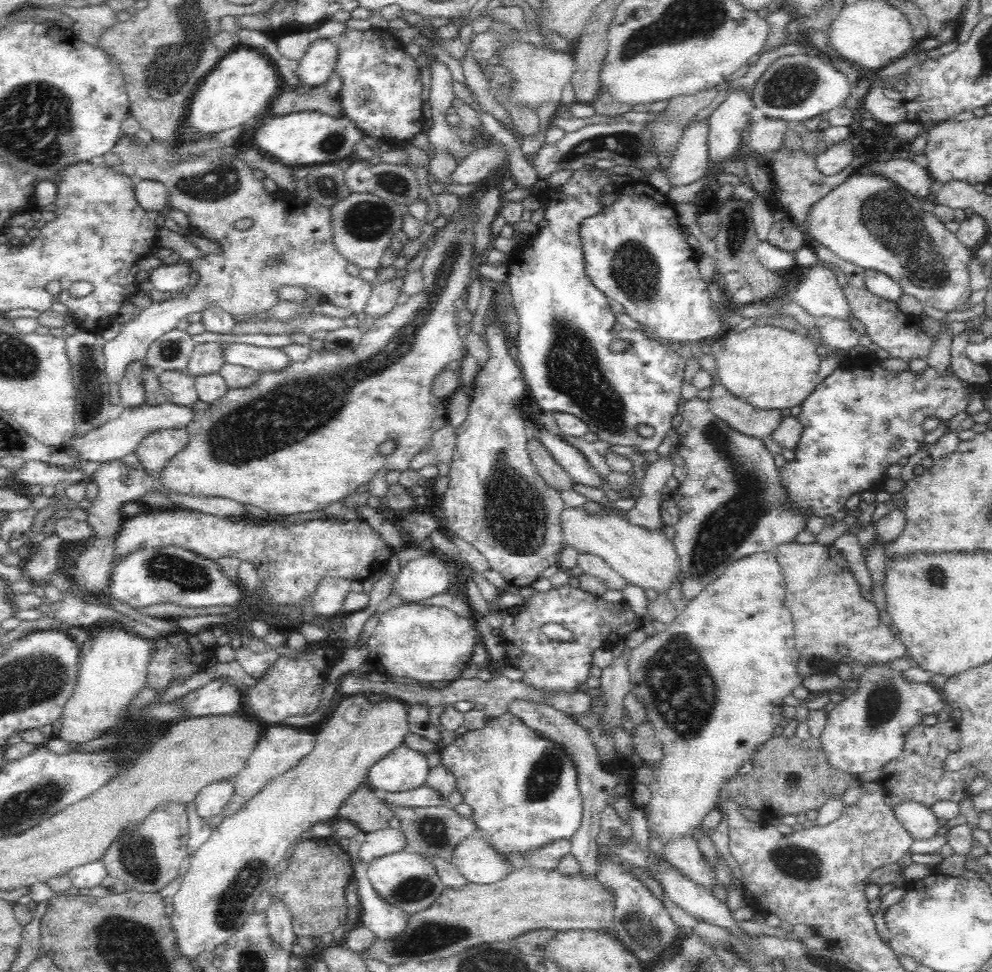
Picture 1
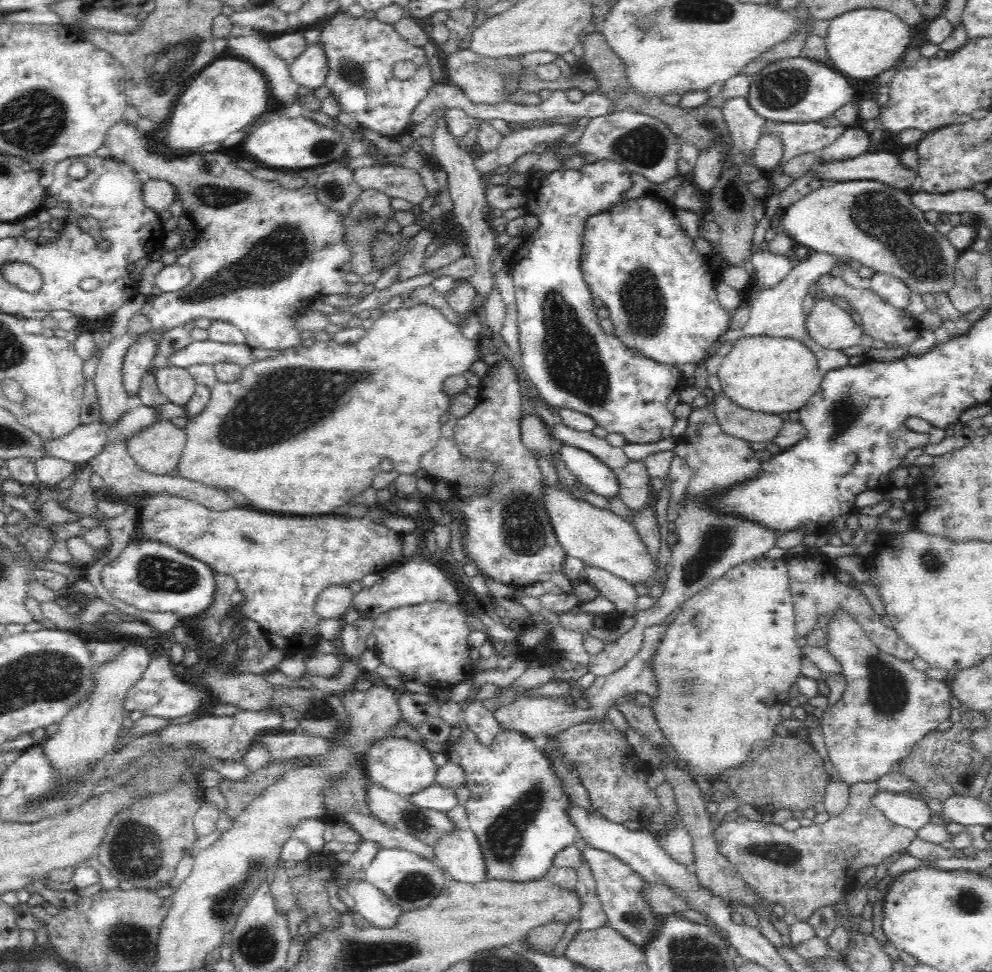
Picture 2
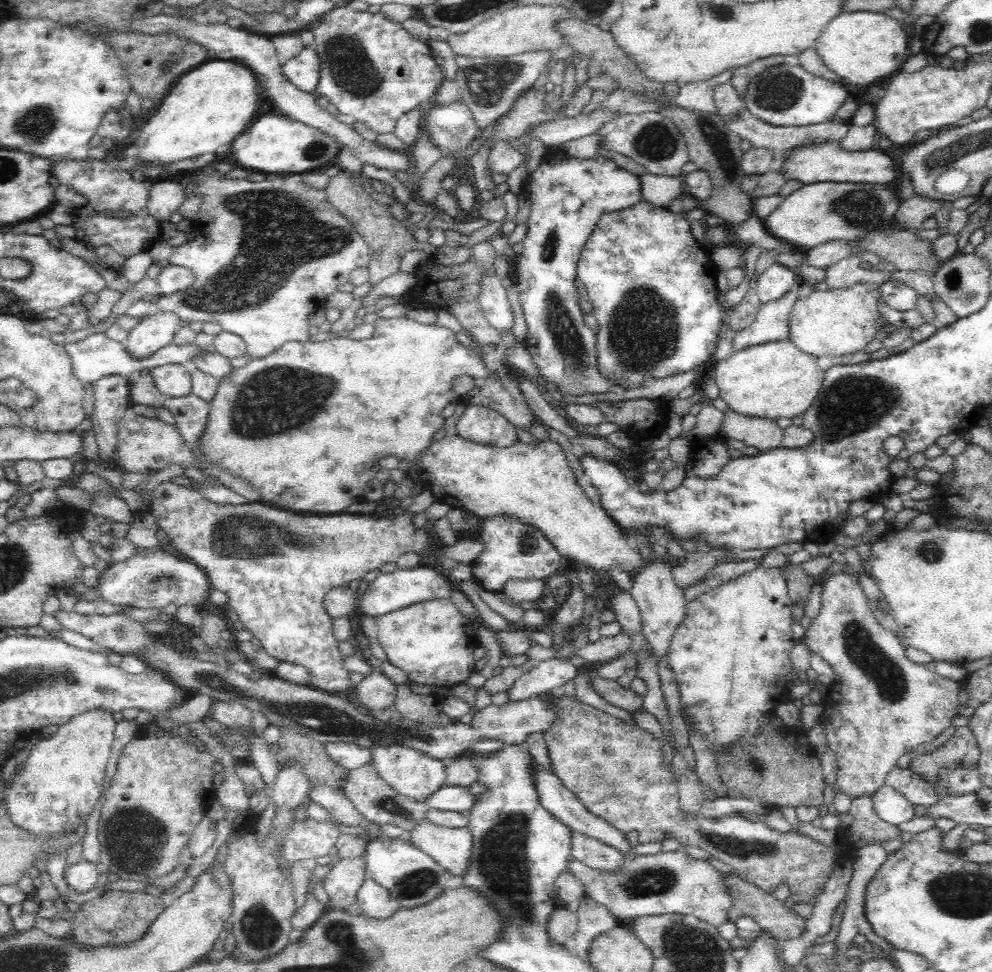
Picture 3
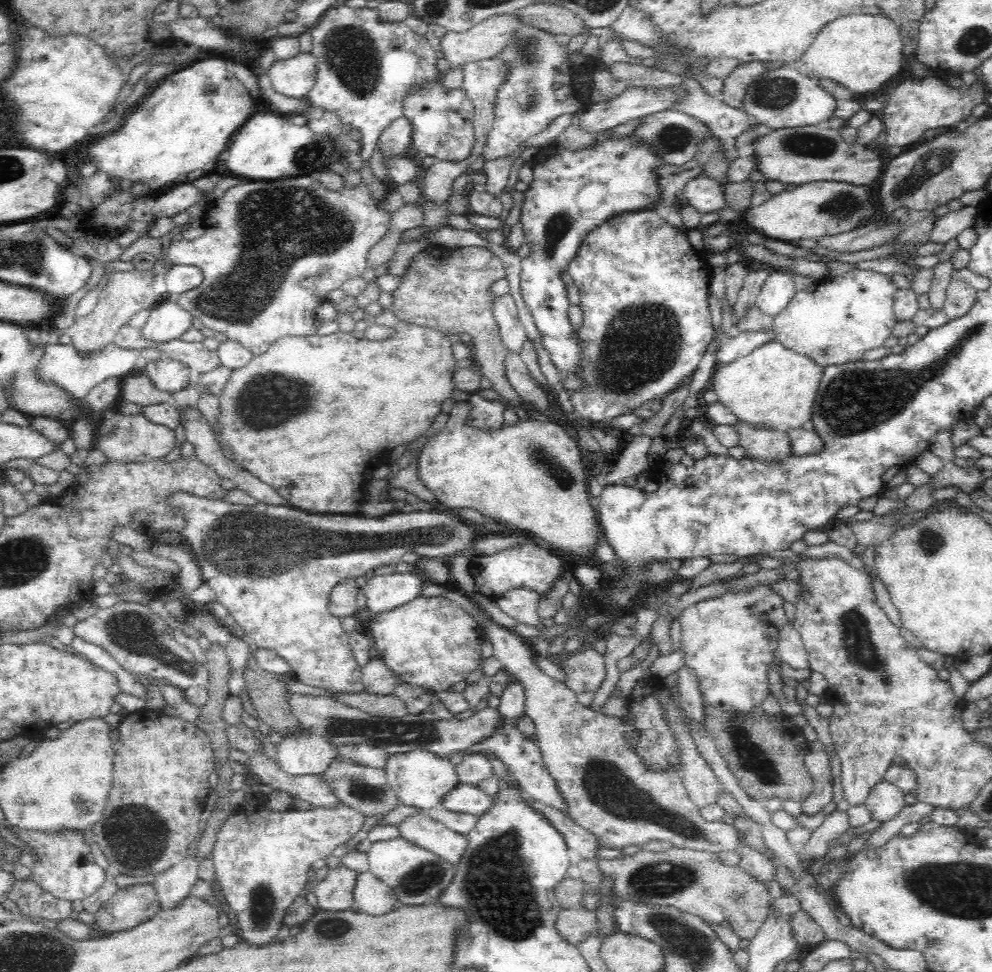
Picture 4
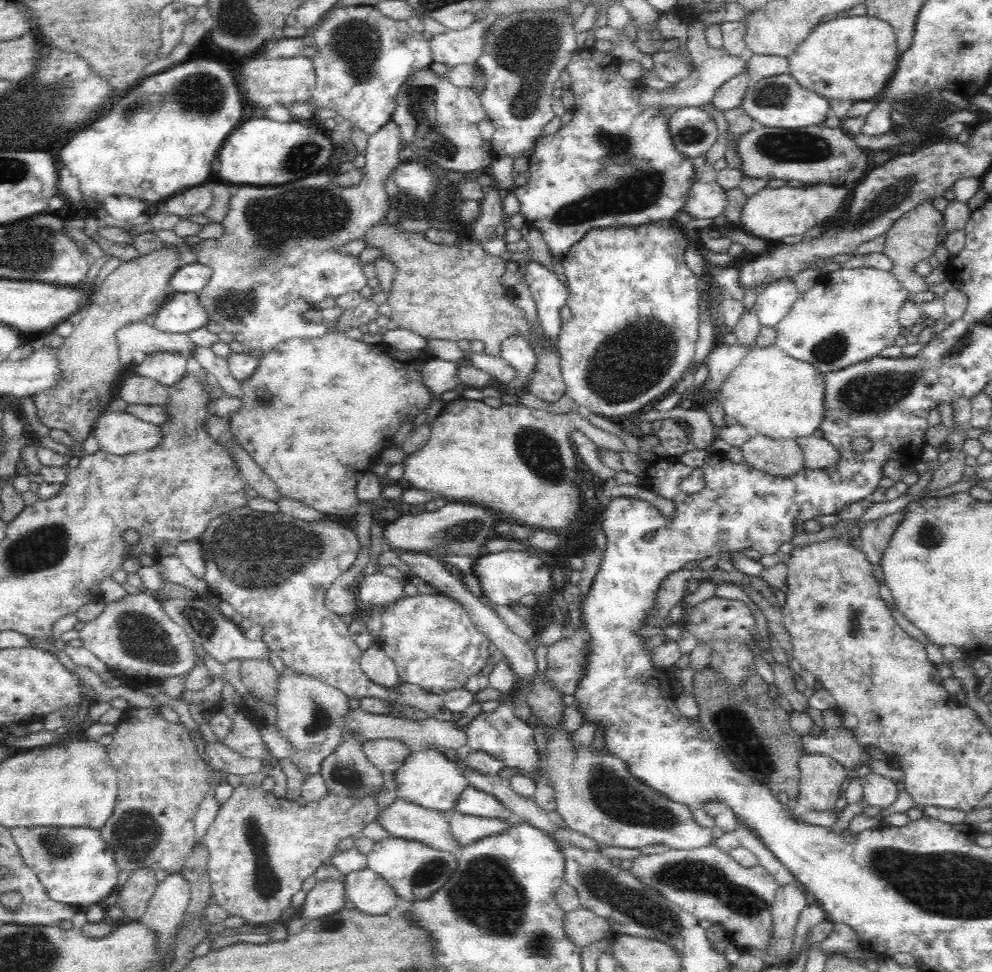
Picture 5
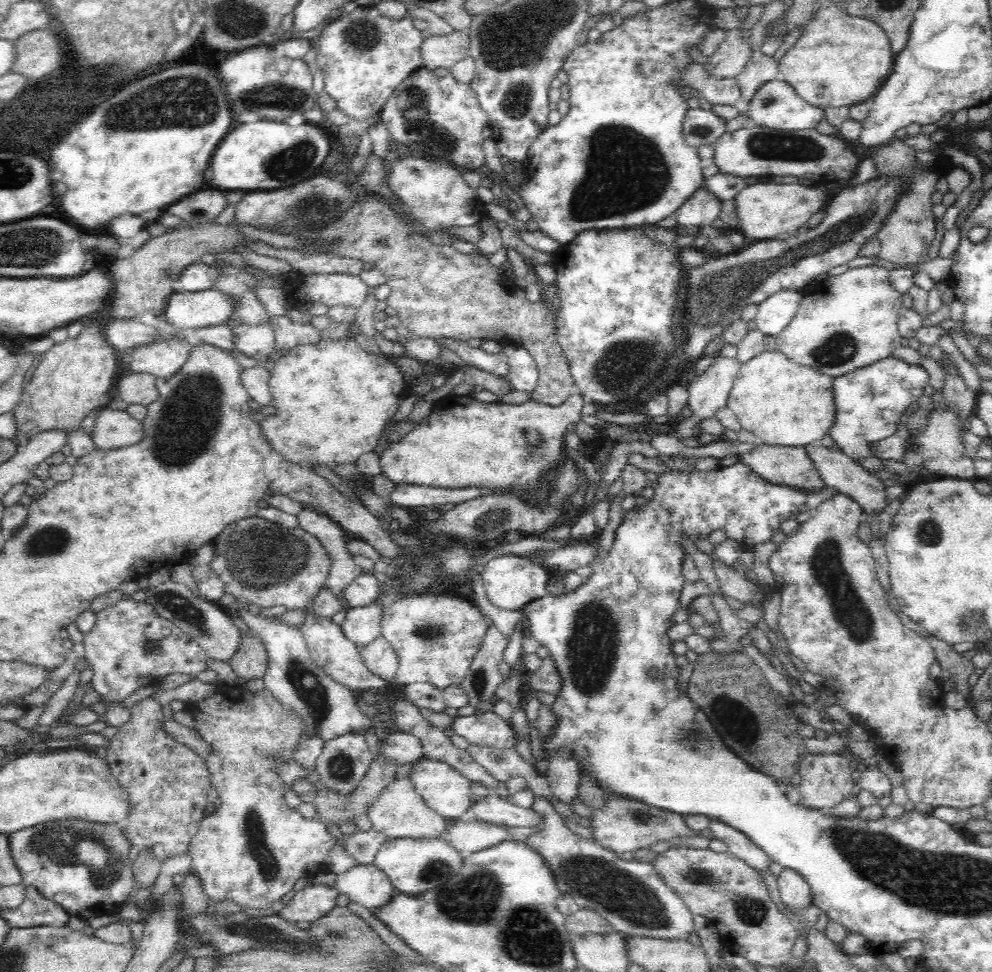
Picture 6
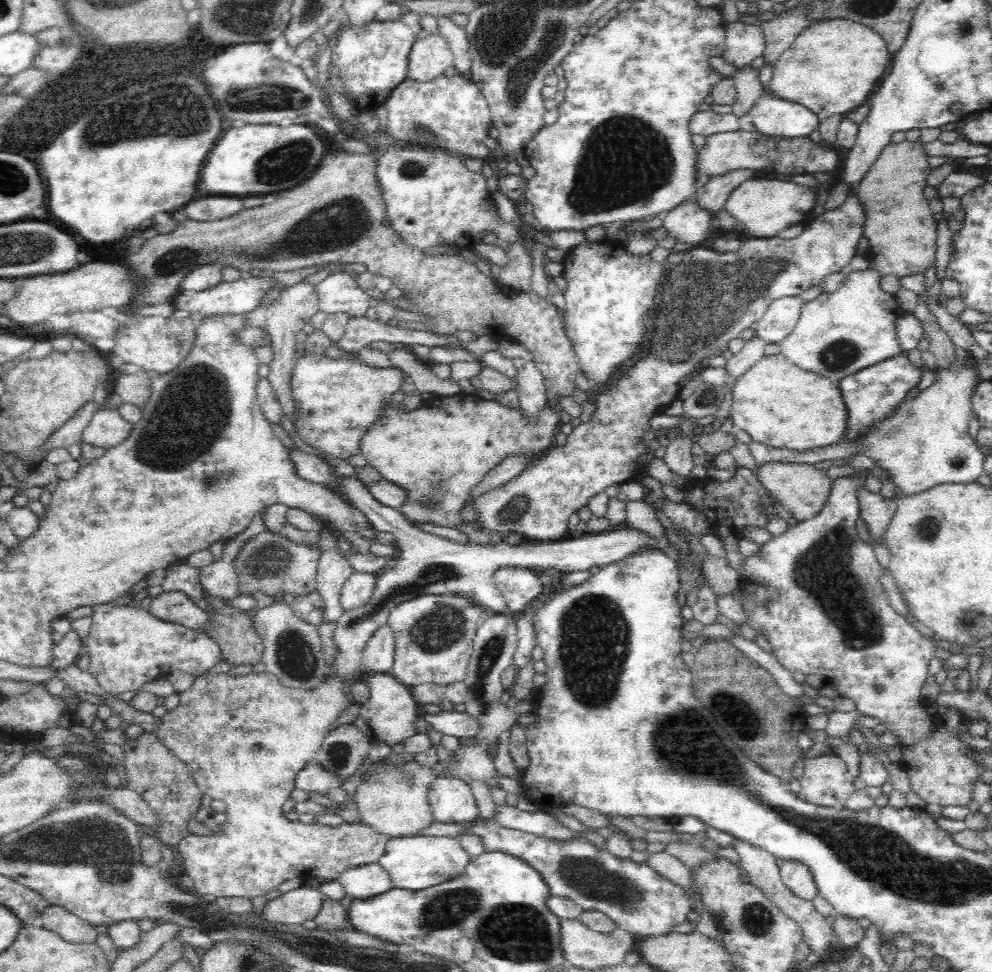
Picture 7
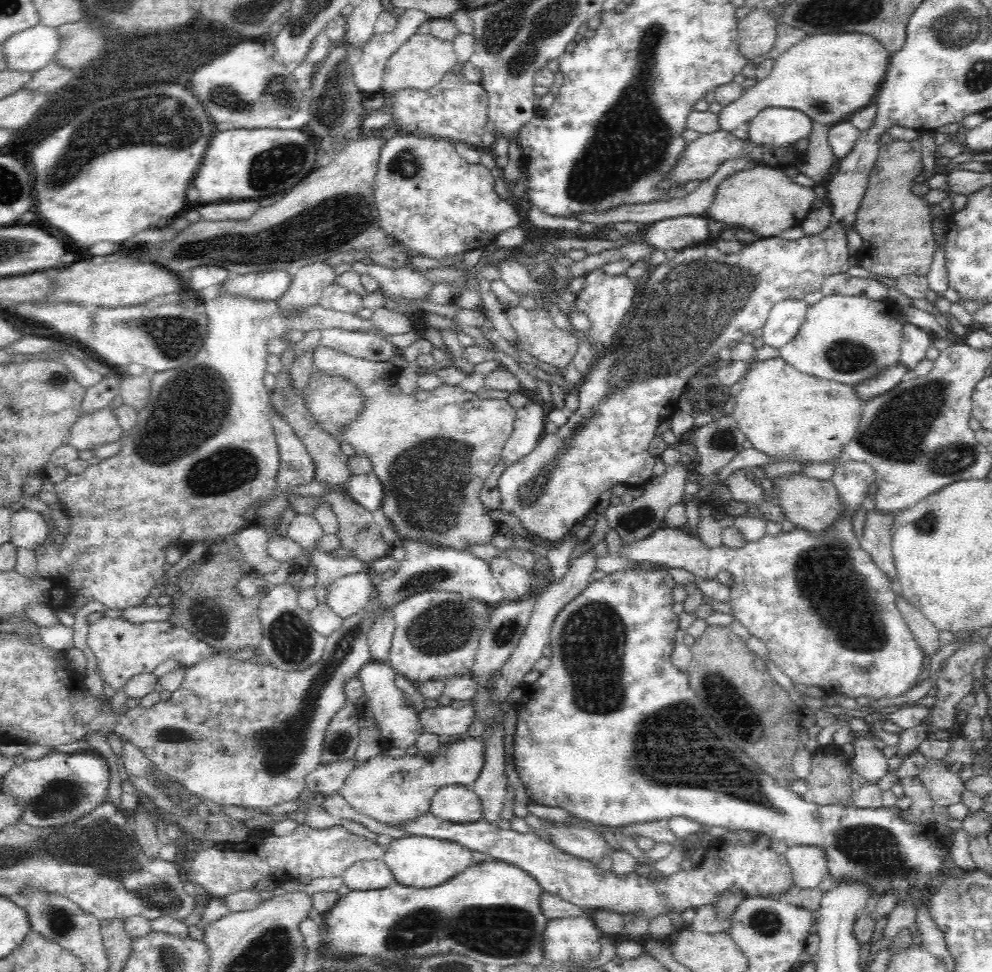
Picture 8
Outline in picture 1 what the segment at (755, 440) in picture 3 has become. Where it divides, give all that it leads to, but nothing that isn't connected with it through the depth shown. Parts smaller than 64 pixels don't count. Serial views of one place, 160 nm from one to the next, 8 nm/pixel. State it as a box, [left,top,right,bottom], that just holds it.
[709,382,785,439]

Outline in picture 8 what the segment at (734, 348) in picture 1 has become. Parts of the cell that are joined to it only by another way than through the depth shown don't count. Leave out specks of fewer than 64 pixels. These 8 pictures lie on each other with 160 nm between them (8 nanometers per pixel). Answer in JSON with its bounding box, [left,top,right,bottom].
[730,356,862,462]

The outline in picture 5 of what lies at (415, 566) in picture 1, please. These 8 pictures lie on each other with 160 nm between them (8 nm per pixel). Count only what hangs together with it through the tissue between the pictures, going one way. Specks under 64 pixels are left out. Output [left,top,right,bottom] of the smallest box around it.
[356,573,408,608]

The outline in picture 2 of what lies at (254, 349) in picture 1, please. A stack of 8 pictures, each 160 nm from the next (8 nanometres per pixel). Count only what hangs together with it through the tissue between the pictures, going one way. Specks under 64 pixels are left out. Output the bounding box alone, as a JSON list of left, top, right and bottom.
[171,340,257,369]

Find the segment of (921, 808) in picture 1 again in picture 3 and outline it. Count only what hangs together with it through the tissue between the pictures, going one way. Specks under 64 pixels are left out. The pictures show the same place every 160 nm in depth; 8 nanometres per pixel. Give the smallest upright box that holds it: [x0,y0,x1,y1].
[872,785,916,826]

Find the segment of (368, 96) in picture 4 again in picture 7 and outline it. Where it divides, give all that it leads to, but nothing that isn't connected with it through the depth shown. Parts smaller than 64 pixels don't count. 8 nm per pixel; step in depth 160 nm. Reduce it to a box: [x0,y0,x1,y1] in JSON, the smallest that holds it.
[331,12,422,115]

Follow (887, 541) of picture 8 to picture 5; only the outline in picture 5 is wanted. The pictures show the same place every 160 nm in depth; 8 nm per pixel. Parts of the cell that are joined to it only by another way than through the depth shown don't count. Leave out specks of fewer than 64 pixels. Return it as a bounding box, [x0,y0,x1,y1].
[794,436,838,469]

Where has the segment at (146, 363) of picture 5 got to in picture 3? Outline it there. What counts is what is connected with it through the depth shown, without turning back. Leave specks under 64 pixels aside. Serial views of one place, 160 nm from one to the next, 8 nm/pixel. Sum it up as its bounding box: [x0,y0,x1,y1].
[150,364,191,398]

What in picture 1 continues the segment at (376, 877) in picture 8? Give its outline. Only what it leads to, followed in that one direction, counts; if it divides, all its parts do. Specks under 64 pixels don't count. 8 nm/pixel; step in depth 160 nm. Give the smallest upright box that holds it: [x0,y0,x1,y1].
[351,856,411,940]

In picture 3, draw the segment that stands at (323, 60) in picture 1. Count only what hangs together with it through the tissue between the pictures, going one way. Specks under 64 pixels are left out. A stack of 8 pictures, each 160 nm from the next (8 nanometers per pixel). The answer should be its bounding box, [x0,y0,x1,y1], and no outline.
[282,47,321,93]

